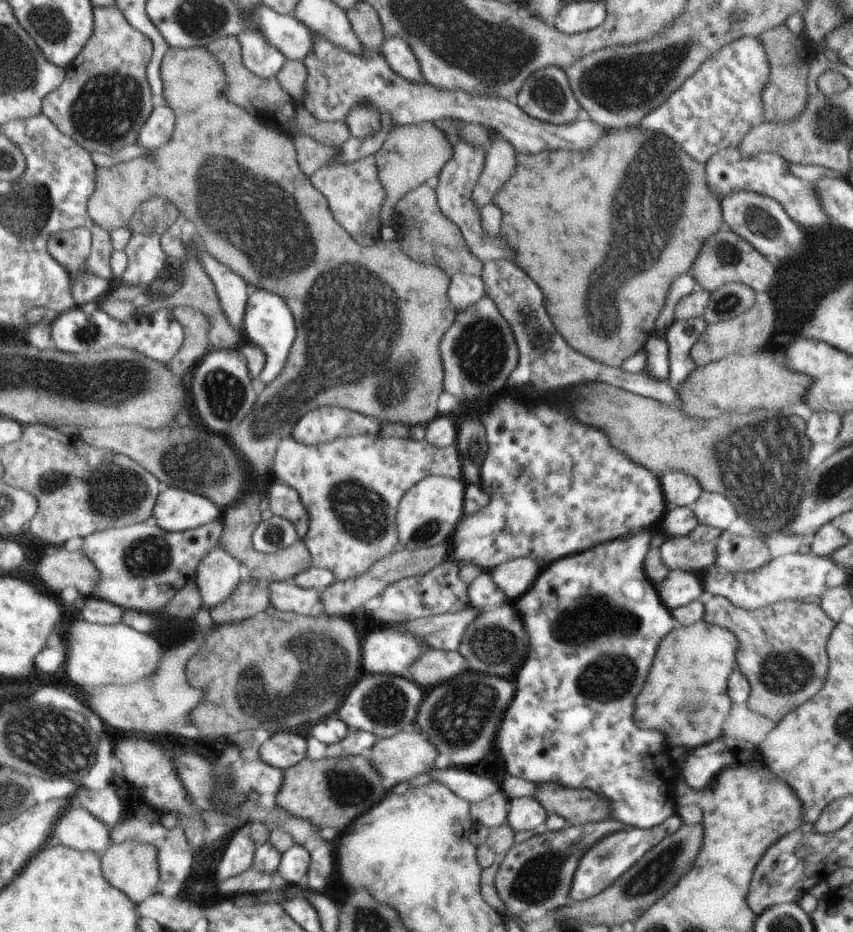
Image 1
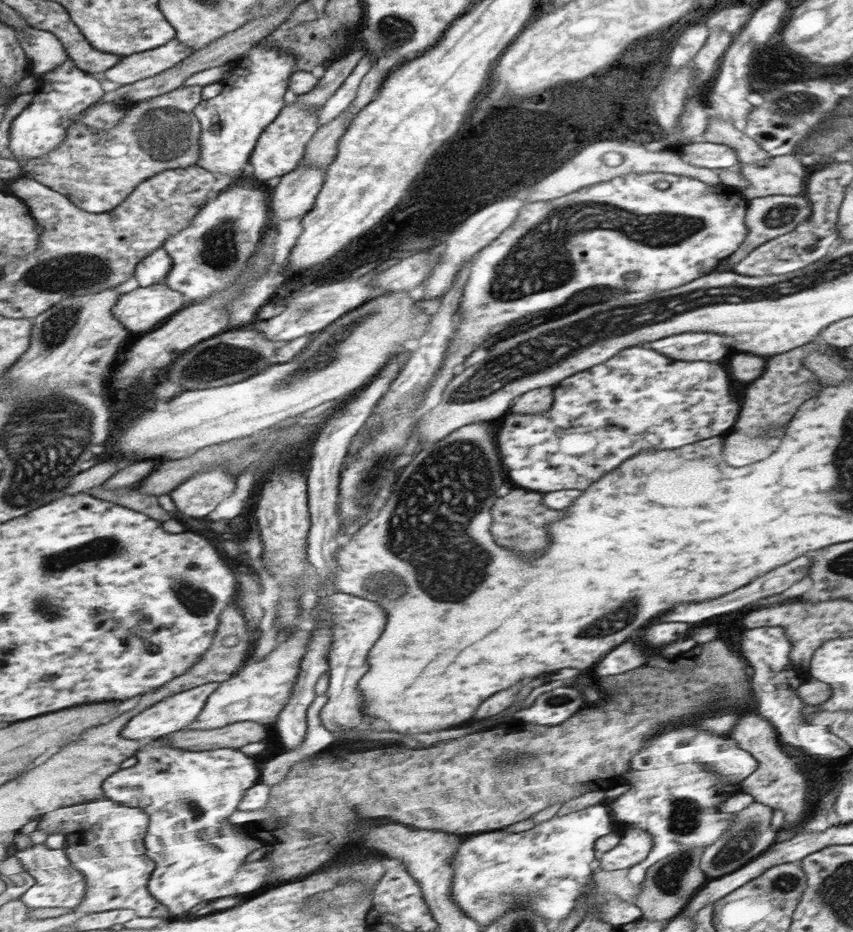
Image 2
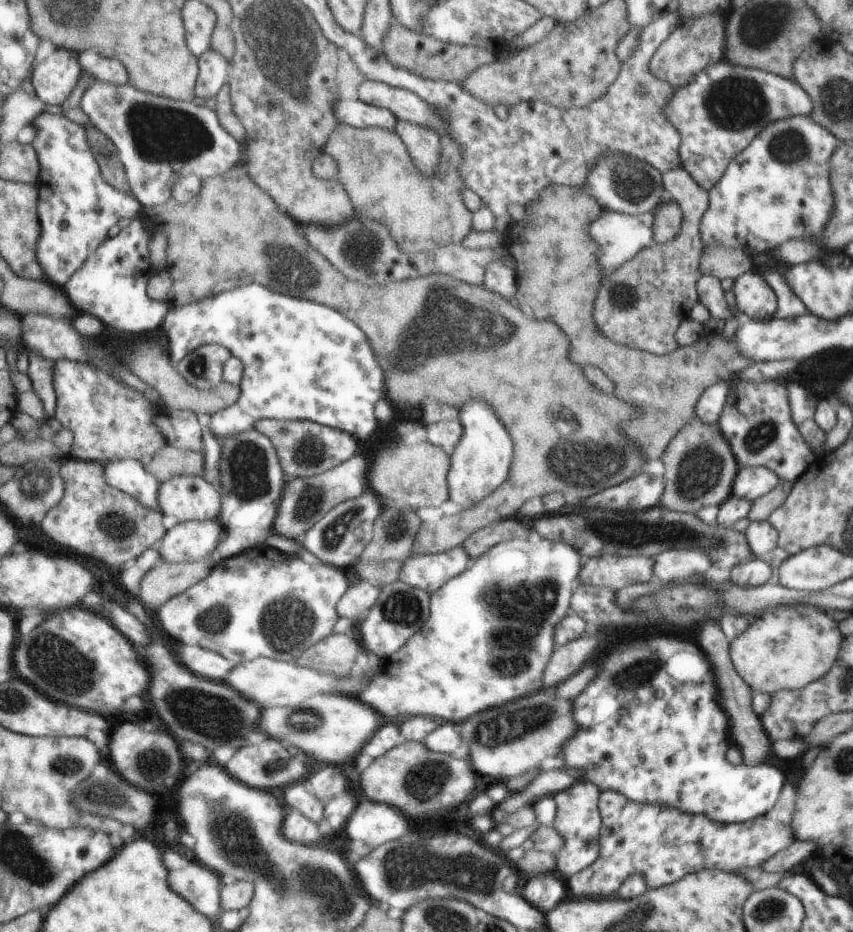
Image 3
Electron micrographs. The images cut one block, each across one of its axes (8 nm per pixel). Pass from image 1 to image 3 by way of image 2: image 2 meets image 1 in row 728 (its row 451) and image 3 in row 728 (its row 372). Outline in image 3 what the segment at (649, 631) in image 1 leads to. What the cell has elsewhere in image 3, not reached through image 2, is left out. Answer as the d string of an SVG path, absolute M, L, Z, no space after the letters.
M663 634L637 636L637 638L627 639L627 642L621 642L621 640L615 640L615 642L617 642L617 646L611 646L609 654L601 660L599 672L571 700L571 704L573 704L573 722L577 724L577 736L573 736L573 740L569 740L569 744L565 744L565 748L561 748L561 752L559 752L559 758L561 758L563 766L567 769L579 770L581 772L581 783L592 784L599 792L621 792L621 796L633 802L641 802L641 804L657 802L657 804L663 804L663 806L669 806L690 815L706 816L709 820L721 824L745 823L748 820L768 814L768 810L773 808L773 804L779 798L779 792L781 792L781 786L783 786L783 776L771 764L758 764L753 768L747 768L747 766L731 766L725 760L727 718L725 718L725 713L717 704L717 690L715 690L711 664L707 656L703 656L703 652L695 644L685 642L685 640L677 640L677 638L667 636L667 634L665 636Z

